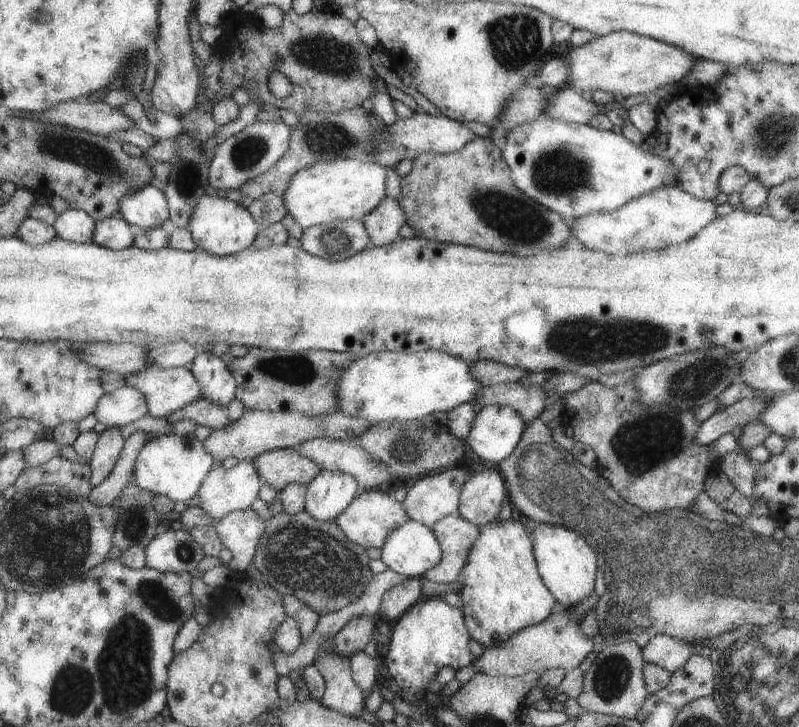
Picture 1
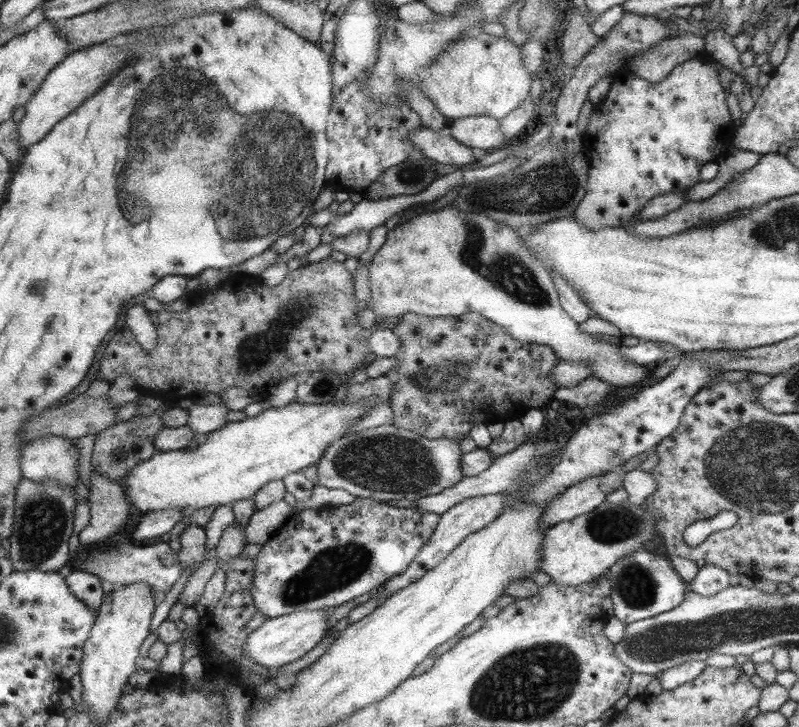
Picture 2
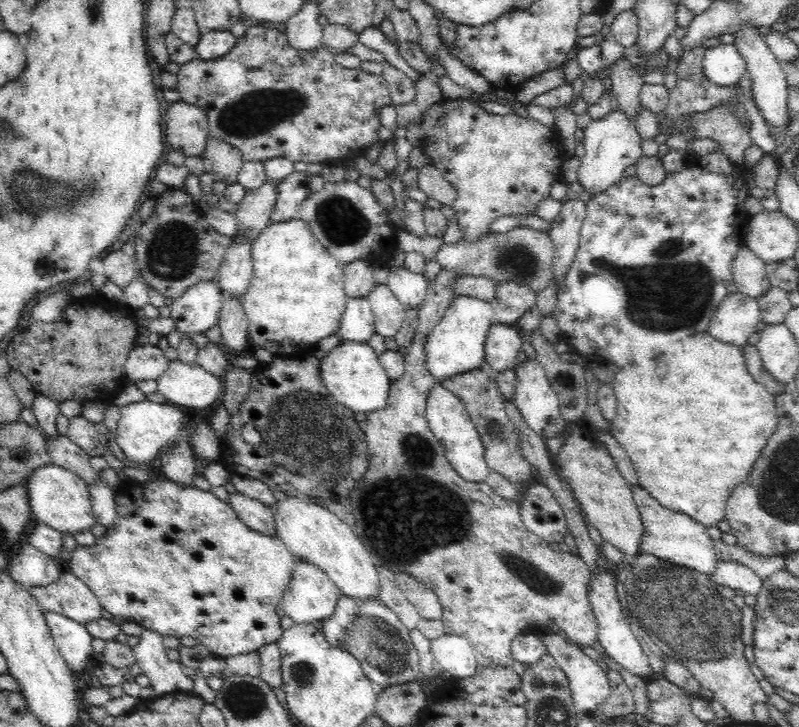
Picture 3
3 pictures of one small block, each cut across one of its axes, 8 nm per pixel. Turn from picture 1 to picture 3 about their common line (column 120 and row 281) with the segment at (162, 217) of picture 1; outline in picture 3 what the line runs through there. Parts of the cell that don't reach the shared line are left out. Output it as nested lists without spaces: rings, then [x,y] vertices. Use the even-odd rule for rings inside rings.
[[[216,280],[198,282],[188,288],[180,298],[172,300],[170,316],[174,321],[174,328],[189,339],[196,334],[206,334],[217,324],[222,305],[223,300]]]

